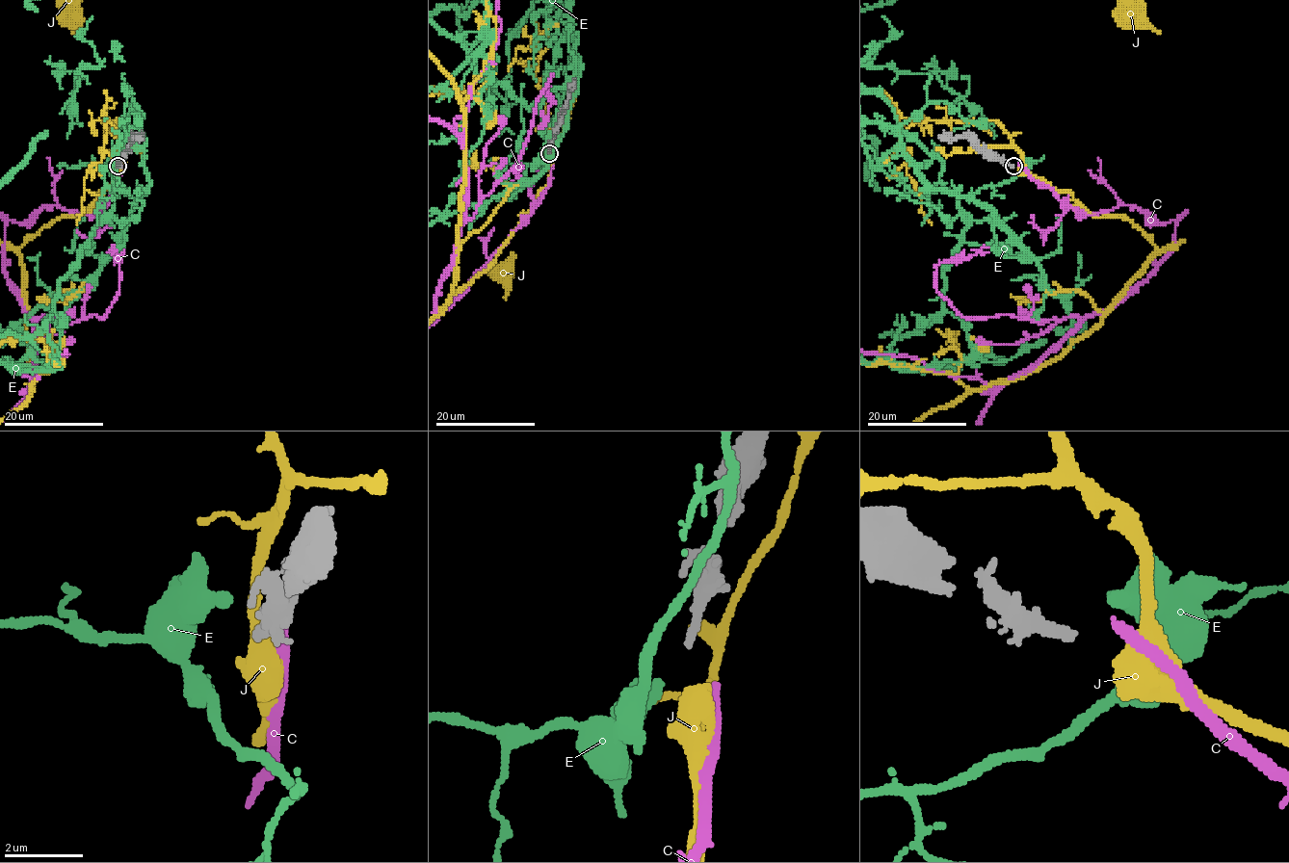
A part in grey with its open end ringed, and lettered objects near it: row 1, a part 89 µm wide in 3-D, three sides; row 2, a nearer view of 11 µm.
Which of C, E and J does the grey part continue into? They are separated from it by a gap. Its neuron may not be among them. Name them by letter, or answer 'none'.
none

